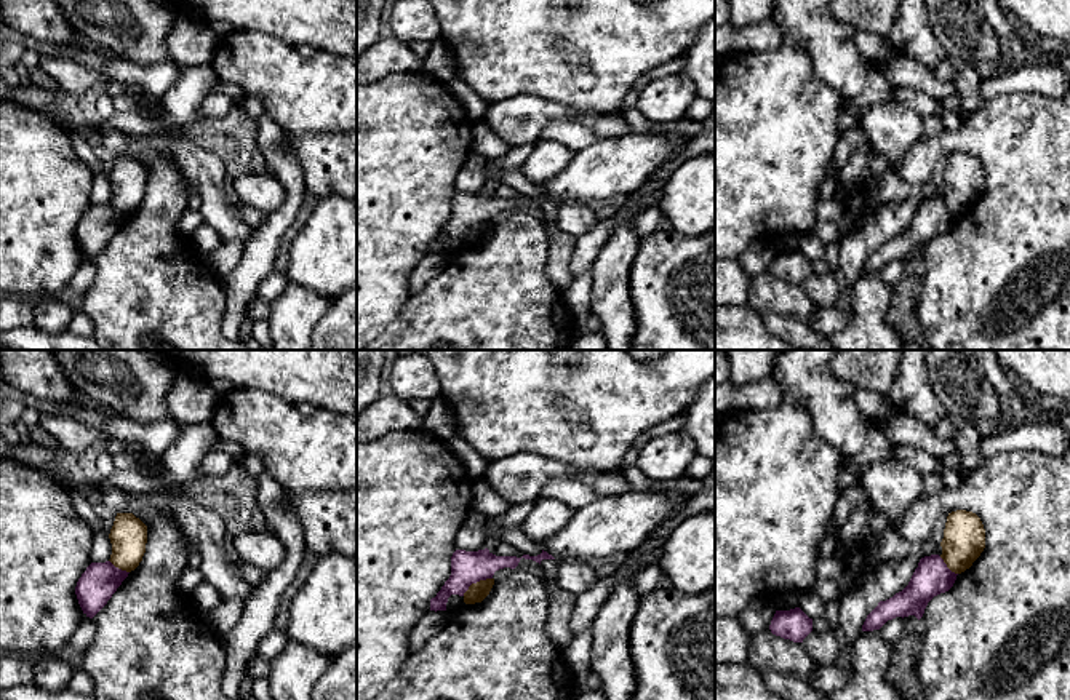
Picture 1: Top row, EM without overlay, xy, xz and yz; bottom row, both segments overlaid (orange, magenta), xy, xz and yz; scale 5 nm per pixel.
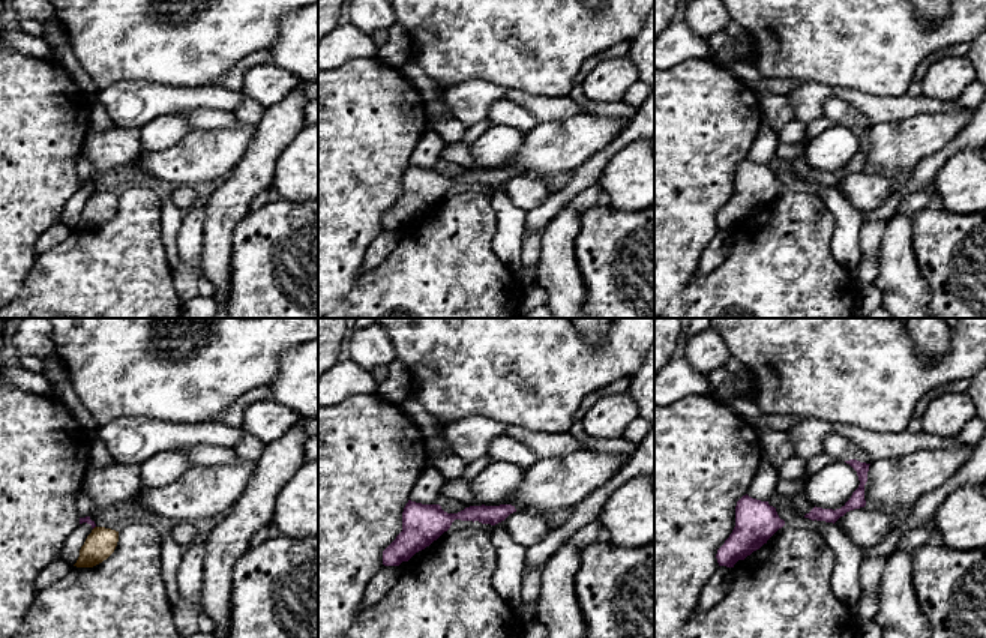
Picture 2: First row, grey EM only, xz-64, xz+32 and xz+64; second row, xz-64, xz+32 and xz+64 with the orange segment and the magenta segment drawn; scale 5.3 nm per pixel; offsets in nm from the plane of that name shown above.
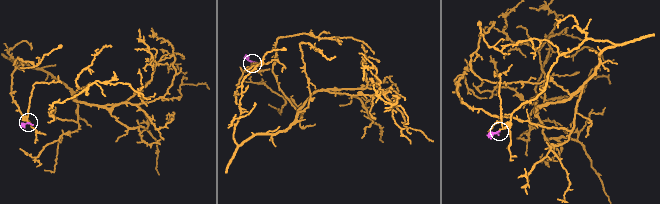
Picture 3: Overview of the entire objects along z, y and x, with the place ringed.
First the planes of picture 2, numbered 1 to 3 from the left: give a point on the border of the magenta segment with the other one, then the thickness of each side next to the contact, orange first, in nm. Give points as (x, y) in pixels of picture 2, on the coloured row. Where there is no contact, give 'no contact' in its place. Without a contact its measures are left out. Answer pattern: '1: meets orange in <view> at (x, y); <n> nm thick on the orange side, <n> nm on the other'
1: no contact
2: no contact
3: no contact

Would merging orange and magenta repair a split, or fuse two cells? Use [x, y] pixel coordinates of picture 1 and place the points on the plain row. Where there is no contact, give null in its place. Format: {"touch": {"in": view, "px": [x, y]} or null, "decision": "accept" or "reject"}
{"touch": {"in": "xz", "px": [477, 224]}, "decision": "reject"}

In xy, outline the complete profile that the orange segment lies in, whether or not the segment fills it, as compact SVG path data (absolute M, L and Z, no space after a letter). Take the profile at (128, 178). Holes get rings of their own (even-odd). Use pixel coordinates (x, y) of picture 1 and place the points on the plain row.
M117 155L109 176L110 205L126 214L134 213L146 195L147 168L133 155Z

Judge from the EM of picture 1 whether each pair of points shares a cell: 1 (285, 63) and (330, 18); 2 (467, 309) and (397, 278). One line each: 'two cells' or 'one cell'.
1: two cells
2: two cells

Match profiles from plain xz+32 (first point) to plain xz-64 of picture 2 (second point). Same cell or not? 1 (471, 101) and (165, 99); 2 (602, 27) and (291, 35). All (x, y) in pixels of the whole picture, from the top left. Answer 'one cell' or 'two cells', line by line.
1: one cell
2: two cells

